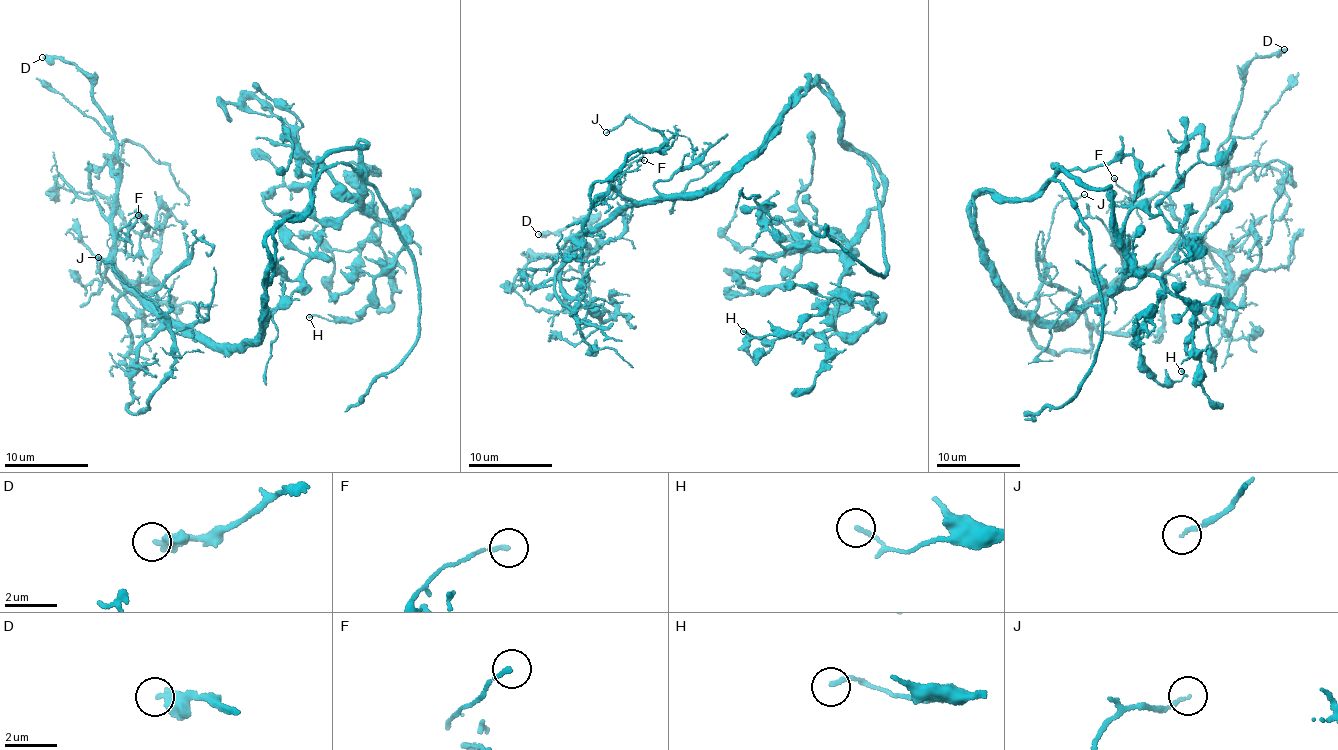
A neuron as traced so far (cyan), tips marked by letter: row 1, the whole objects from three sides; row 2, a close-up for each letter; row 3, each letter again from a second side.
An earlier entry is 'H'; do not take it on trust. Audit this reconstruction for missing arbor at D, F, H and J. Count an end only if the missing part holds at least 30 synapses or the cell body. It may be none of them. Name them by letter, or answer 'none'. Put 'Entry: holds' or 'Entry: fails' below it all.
none
Entry: fails

